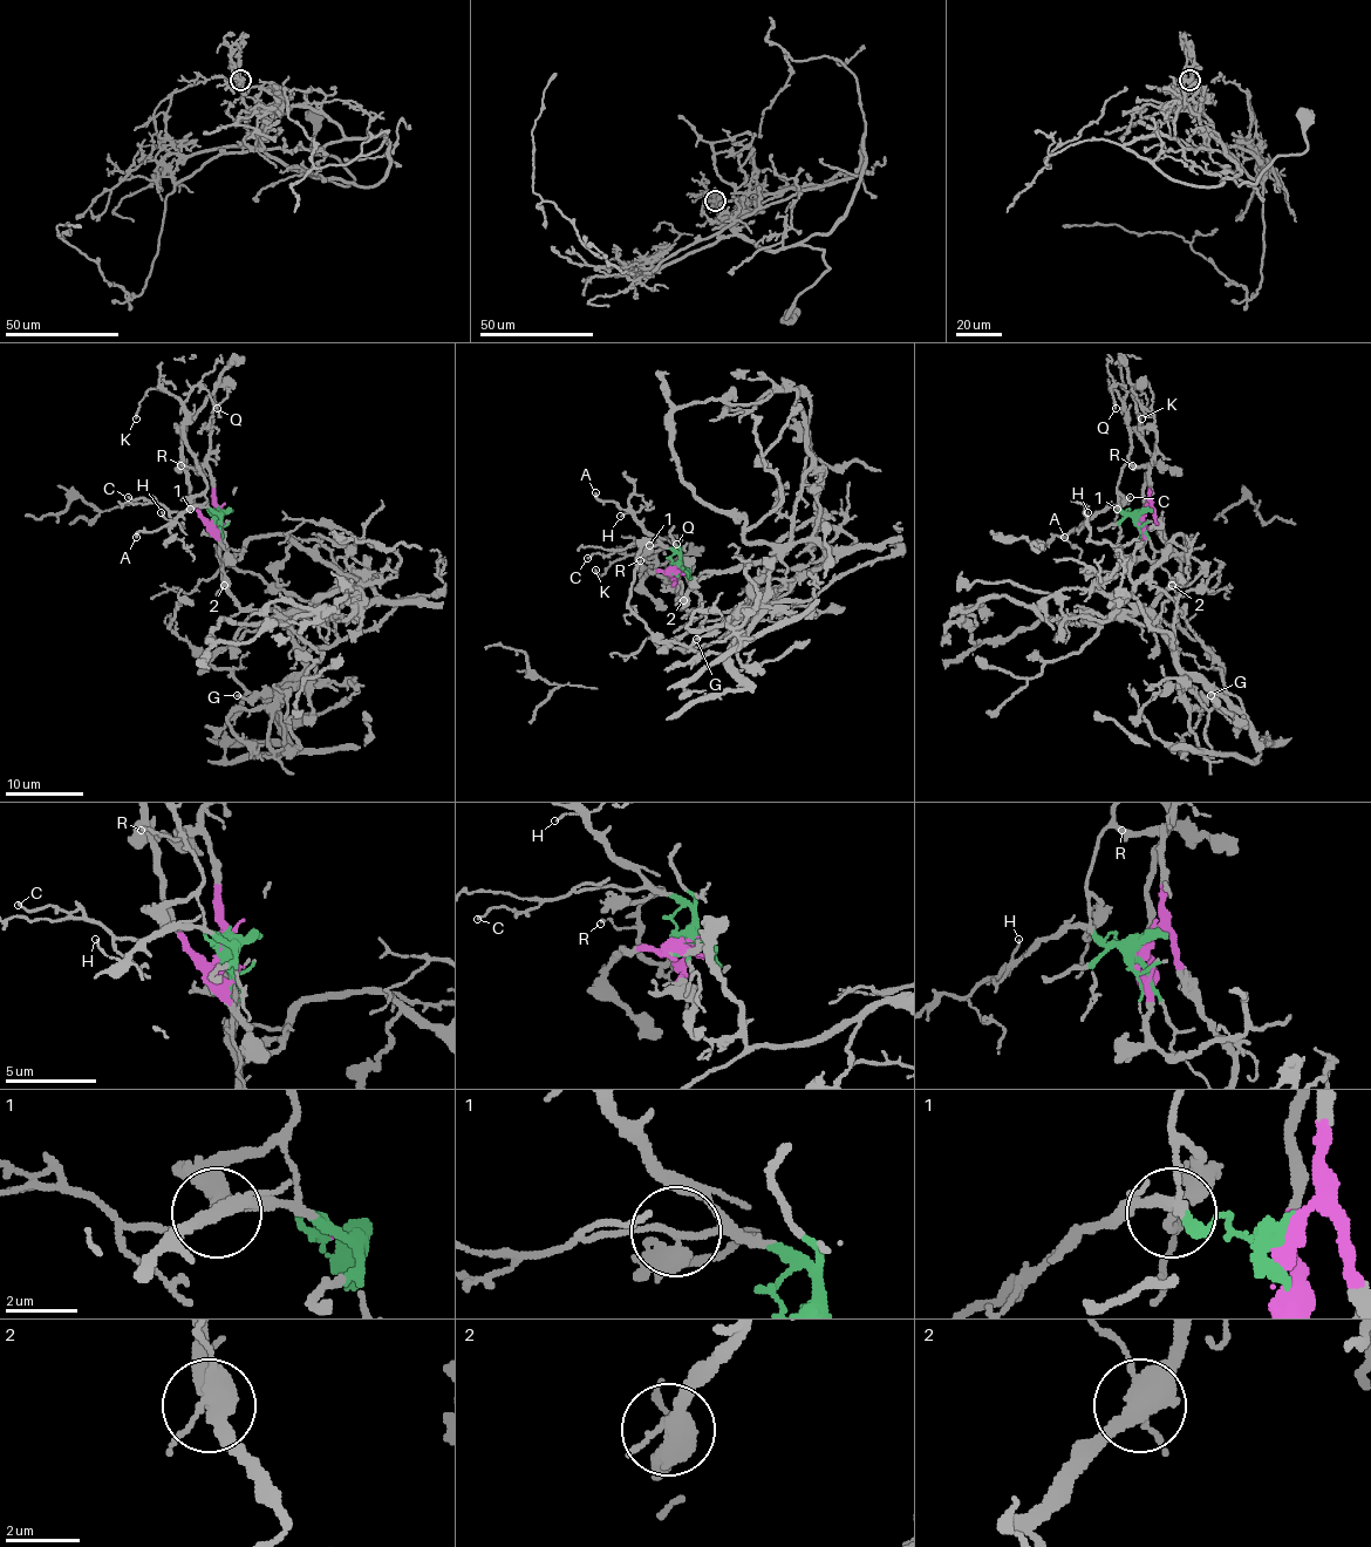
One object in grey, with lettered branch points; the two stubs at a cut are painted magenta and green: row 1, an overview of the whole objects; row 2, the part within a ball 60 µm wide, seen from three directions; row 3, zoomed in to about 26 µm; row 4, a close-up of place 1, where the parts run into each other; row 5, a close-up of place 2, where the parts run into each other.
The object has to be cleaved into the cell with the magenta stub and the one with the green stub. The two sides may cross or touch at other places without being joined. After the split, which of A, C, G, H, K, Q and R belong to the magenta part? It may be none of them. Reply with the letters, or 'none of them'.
G, K, Q, R

